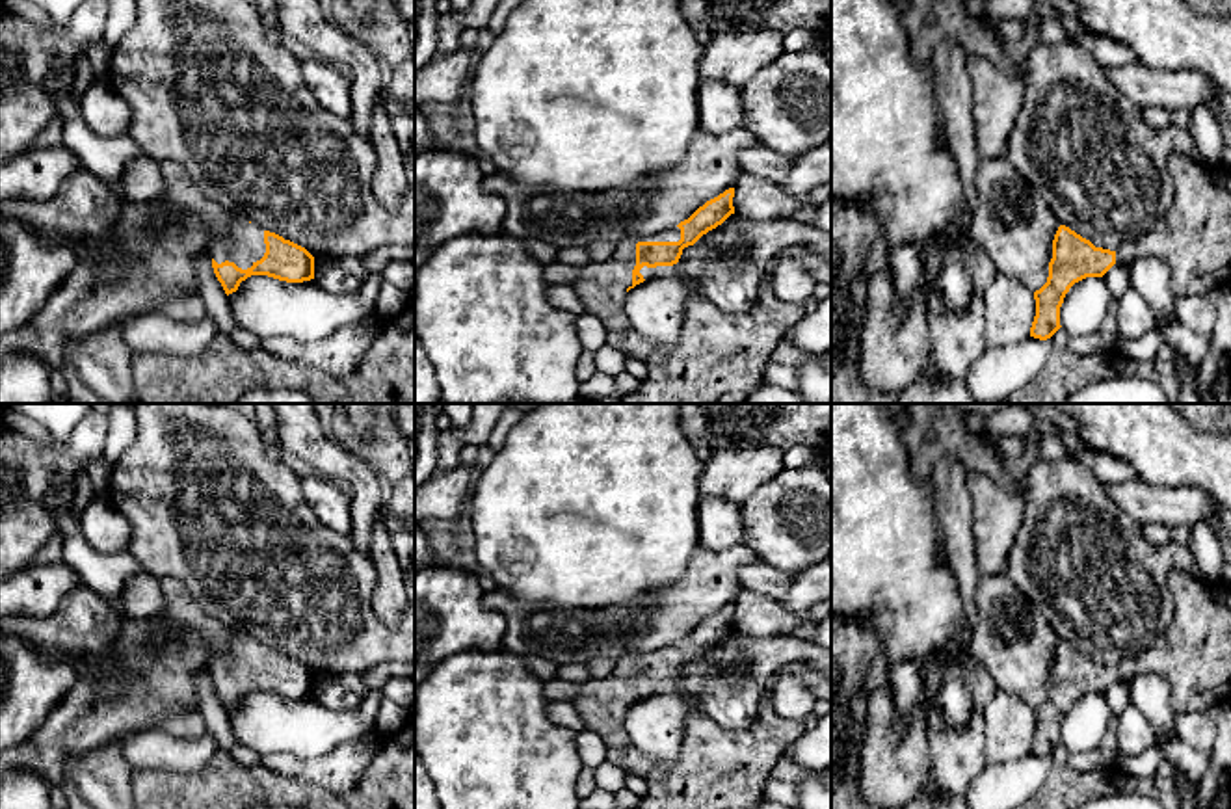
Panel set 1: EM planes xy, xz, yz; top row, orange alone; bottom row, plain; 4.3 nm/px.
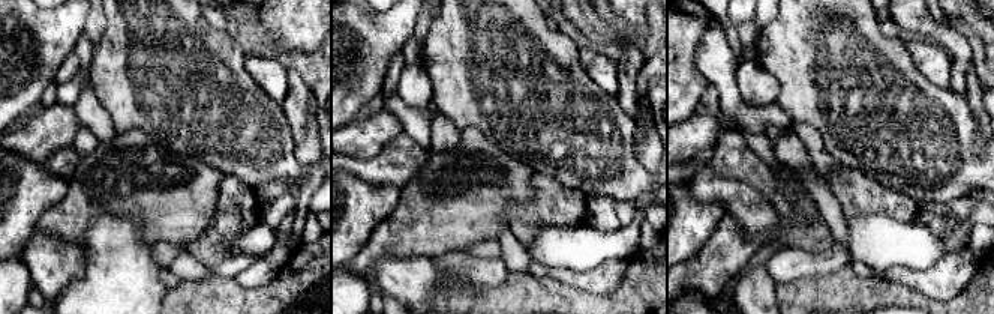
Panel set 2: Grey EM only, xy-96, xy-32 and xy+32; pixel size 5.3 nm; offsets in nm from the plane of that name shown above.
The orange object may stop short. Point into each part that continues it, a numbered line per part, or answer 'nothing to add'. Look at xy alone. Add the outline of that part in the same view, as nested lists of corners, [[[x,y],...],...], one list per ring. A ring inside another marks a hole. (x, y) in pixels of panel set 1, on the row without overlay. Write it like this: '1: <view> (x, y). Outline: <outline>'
1: xy (246, 661). Outline: [[[236,634],[227,656],[214,655],[210,660],[210,675],[218,681],[225,677],[234,679],[242,686],[251,684],[264,670],[264,645],[242,634]]]

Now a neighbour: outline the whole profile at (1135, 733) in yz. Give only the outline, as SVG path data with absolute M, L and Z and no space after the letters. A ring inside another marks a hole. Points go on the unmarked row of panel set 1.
M1129 705L1118 716L1118 751L1121 755L1138 755L1147 748L1158 744L1157 733L1145 714L1136 707Z

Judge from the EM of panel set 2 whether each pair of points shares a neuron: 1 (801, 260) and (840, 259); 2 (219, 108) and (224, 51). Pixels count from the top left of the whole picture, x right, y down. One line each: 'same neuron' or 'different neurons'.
1: same neuron
2: same neuron

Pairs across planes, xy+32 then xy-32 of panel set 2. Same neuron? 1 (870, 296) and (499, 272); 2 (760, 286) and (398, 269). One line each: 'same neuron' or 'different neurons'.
1: different neurons
2: same neuron

